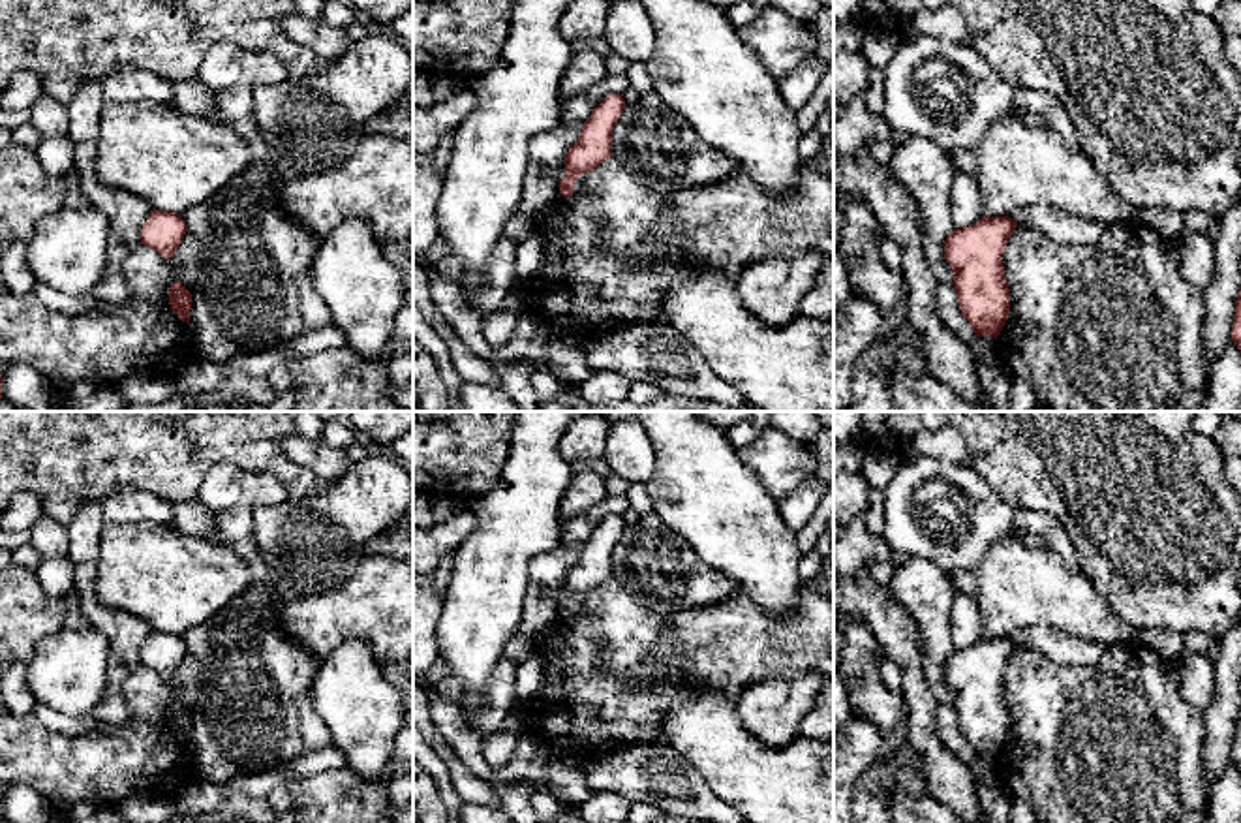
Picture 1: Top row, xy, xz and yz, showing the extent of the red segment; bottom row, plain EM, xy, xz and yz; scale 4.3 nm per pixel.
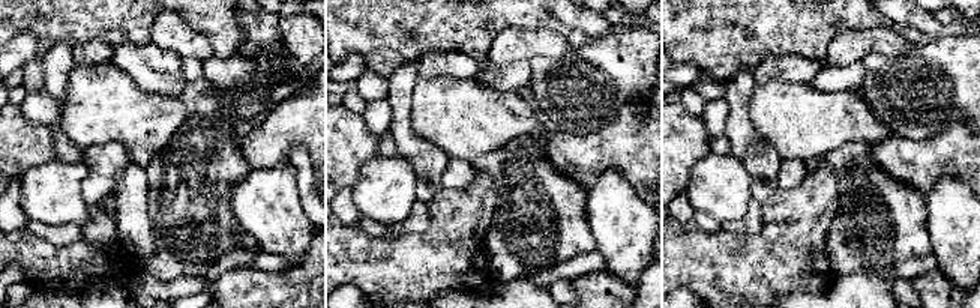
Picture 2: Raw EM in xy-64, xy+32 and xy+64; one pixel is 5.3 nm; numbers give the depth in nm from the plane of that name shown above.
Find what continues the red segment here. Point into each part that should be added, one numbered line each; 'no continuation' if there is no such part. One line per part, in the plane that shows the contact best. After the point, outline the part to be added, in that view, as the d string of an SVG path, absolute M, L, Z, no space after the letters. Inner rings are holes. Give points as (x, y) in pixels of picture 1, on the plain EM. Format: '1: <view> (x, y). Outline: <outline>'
no continuation

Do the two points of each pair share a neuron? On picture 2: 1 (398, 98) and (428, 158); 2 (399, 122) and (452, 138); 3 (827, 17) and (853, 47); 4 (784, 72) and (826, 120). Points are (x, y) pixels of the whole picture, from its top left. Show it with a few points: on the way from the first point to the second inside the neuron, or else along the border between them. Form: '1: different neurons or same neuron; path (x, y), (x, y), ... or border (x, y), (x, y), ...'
1: same neuron; path (401, 113), (402, 132), (413, 143)
2: different neurons; border (411, 92), (411, 128), (440, 147)
3: different neurons; border (874, 26), (841, 30), (830, 42), (823, 62)
4: different neurons; border (809, 81), (769, 80), (757, 83)

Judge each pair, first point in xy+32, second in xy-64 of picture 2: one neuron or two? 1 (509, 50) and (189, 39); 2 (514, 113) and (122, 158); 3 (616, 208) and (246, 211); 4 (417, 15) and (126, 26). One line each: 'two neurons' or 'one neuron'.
1: one neuron
2: two neurons
3: one neuron
4: one neuron

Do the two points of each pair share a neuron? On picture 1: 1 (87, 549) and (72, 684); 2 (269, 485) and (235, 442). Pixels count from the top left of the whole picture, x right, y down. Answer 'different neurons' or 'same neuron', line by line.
1: different neurons
2: different neurons

